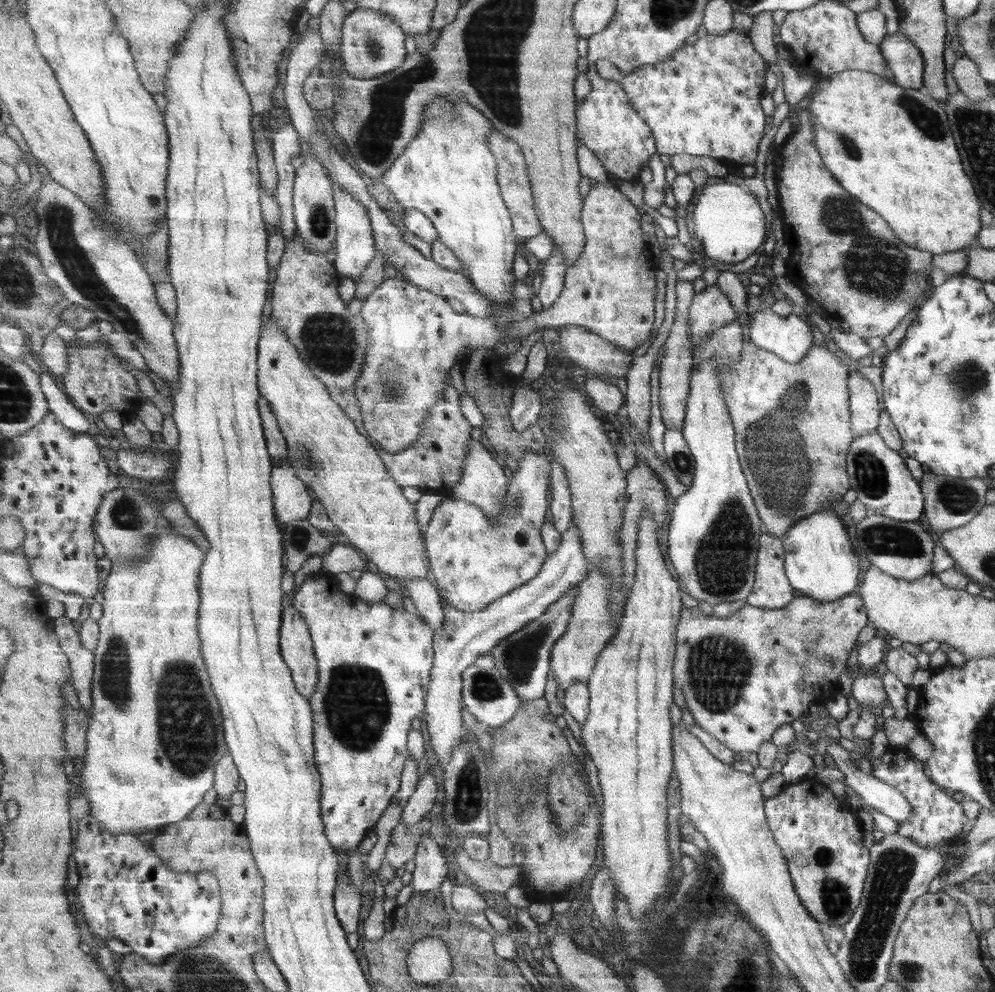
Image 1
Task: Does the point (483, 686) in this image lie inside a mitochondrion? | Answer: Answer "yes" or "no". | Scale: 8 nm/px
yes

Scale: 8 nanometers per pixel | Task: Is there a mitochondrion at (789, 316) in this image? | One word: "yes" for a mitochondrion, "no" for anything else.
no

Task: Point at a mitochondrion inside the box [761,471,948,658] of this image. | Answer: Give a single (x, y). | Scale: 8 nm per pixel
(885, 539)

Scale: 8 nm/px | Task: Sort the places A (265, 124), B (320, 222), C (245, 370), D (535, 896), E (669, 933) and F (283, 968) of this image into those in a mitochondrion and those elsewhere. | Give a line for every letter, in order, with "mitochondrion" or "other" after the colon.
A: other
B: mitochondrion
C: other
D: other
E: mitochondrion
F: other

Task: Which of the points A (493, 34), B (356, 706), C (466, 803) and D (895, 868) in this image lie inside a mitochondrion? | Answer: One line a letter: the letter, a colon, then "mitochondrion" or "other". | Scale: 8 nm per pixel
A: mitochondrion
B: mitochondrion
C: mitochondrion
D: mitochondrion

